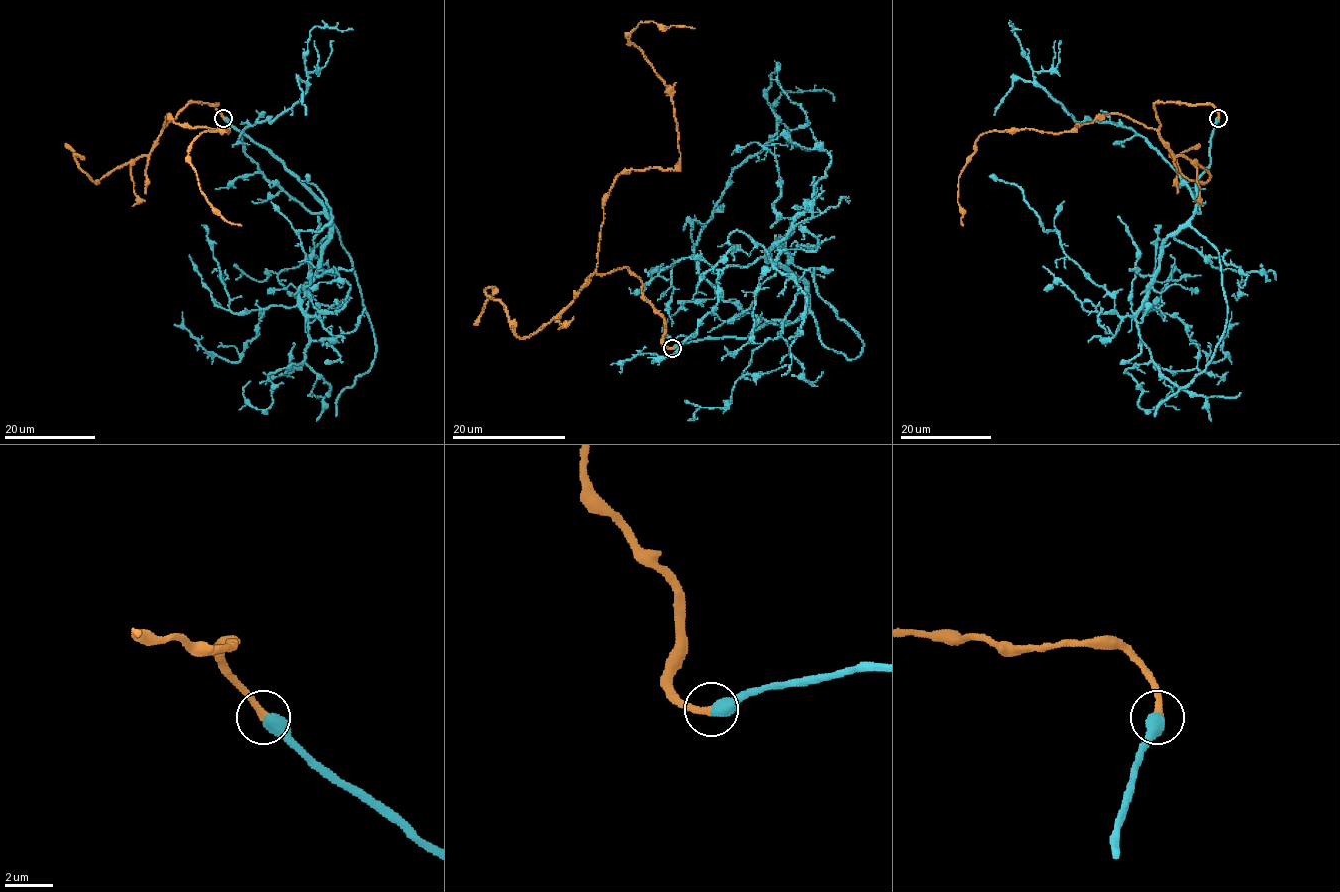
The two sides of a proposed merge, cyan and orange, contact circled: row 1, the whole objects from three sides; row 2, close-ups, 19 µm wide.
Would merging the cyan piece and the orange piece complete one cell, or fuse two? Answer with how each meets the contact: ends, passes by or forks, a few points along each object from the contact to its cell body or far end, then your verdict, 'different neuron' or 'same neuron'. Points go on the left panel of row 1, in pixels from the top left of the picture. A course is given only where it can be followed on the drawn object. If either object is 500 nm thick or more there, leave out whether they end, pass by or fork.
cyan runs (223, 118), (330, 221), (299, 290), (319, 316), (298, 232), (331, 210), (305, 176); orange runs (223, 118), (189, 102), (163, 128), (168, 114), (230, 132), (205, 131), (188, 159), (241, 225); same neuron

